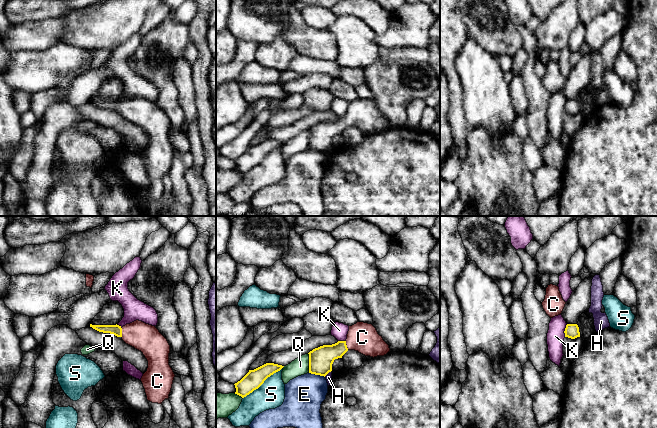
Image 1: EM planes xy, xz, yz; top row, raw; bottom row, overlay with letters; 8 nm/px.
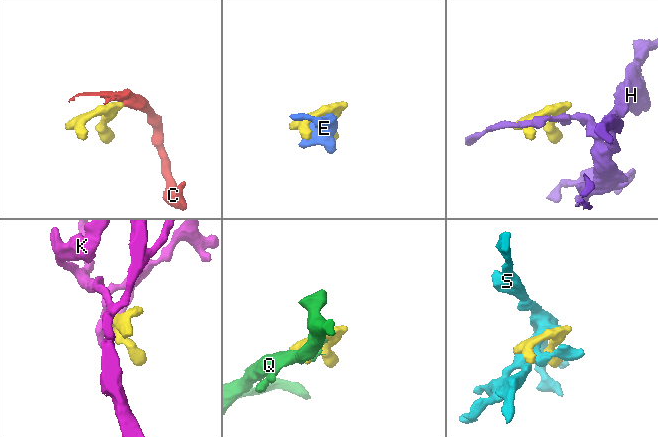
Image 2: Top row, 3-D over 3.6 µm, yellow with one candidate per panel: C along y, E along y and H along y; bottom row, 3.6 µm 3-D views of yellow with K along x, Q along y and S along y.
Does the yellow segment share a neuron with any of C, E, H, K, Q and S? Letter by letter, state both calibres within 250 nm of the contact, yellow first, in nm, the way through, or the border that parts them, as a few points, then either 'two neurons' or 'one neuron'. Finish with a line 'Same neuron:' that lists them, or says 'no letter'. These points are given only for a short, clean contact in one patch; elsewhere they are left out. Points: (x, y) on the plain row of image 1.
C: 90 nm thick on the yellow side, 220 nm on the other; one neuron
E: 190 nm thick on the yellow side, 300 nm on the other; two neurons
H: 190 nm thick on the yellow side, 50 nm on the other; border along xz (331, 146), (324, 152); two neurons
K: 110 nm thick on the yellow side, 140 nm on the other; two neurons
Q: 190 nm thick on the yellow side, 140 nm on the other; two neurons
S: 150 nm thick on the yellow side, 220 nm on the other; two neurons
Same neuron: C

